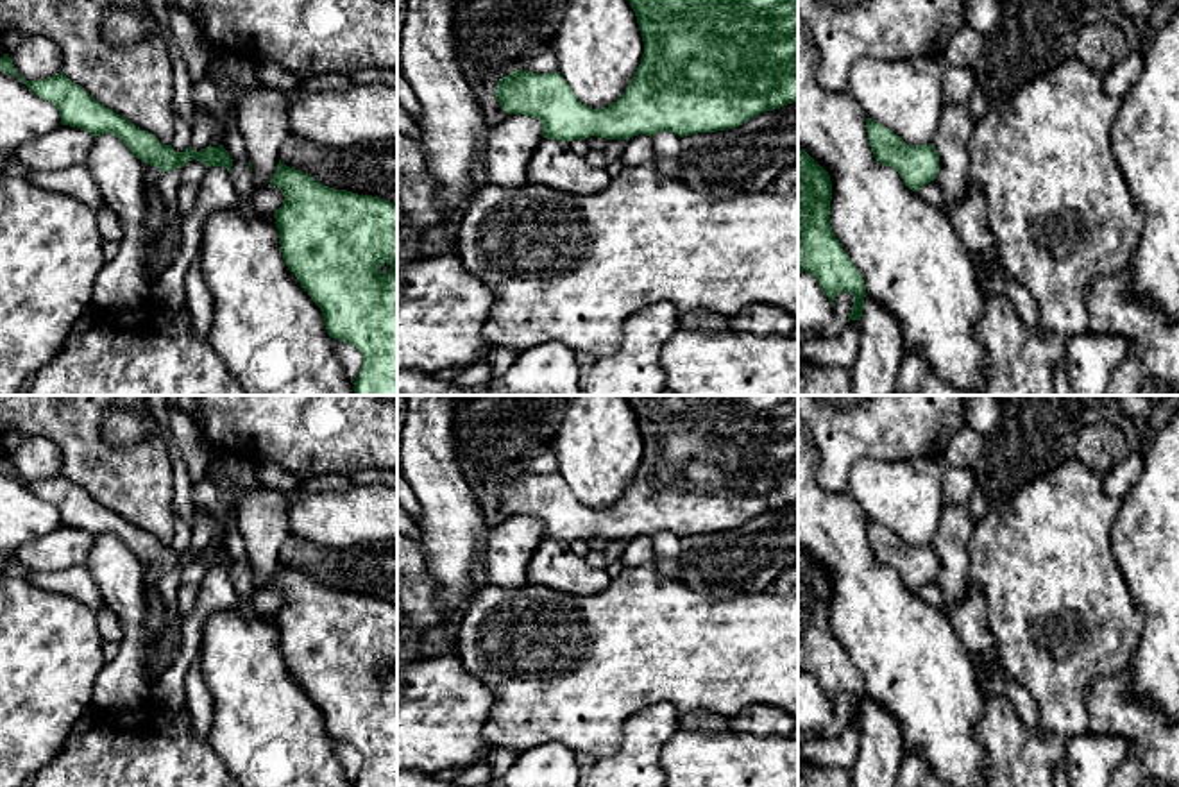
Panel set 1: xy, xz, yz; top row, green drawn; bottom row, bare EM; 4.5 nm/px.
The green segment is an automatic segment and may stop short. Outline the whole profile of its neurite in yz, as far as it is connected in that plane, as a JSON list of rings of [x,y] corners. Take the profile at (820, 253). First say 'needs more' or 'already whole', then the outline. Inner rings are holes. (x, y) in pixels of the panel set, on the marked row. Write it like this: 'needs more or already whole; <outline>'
already whole; [[[798,147],[798,274],[812,274],[834,308],[834,299],[850,292],[853,308],[846,322],[861,320],[864,279],[832,231],[830,200],[828,172]]]

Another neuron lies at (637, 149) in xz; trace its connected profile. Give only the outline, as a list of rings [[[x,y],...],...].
[[[646,134],[633,136],[626,141],[626,147],[621,154],[621,161],[626,166],[635,166],[637,163],[649,163],[655,159],[651,147],[651,138]]]

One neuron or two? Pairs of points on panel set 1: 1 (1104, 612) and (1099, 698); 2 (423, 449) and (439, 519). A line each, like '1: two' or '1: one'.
1: two
2: one

